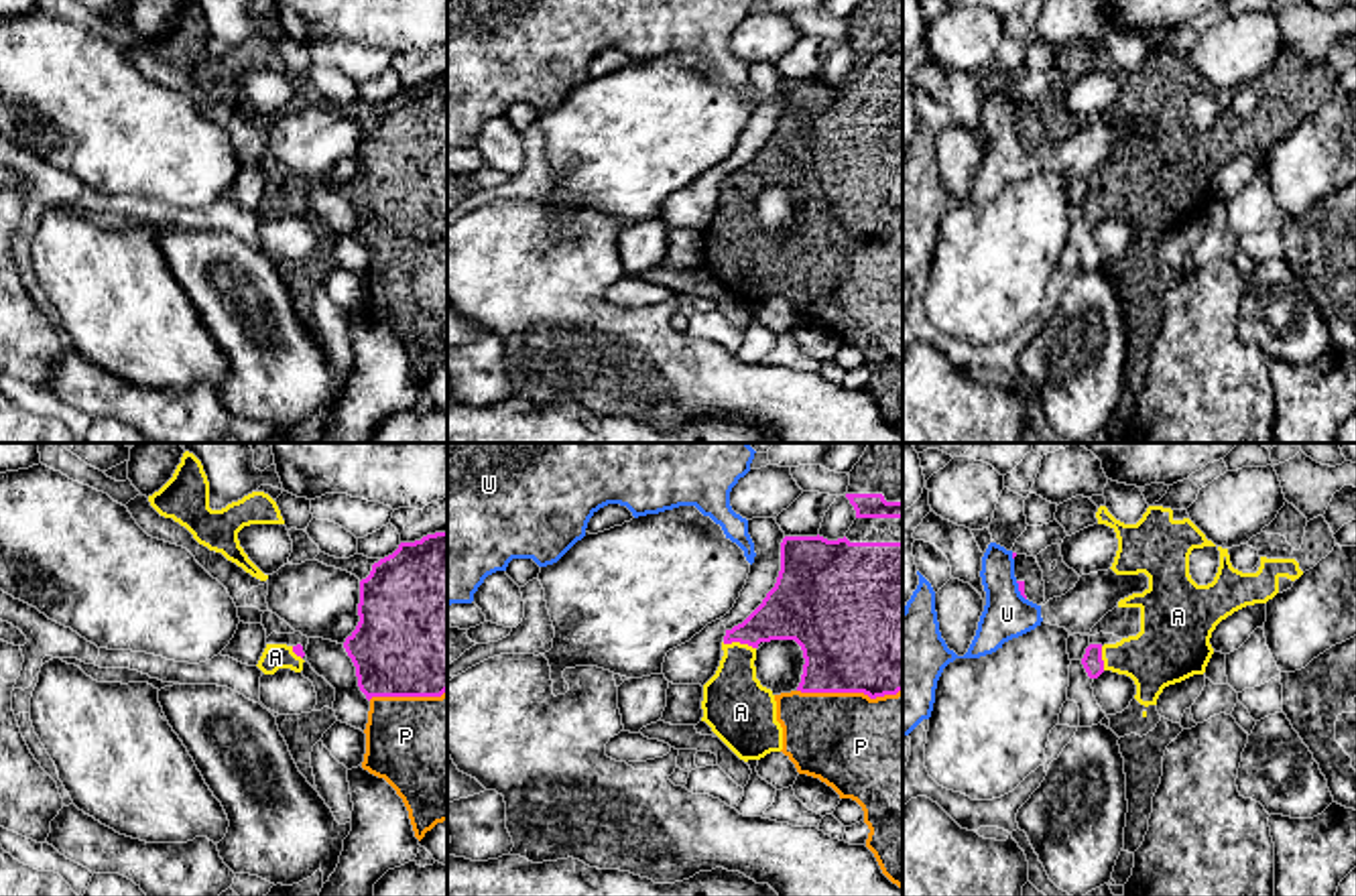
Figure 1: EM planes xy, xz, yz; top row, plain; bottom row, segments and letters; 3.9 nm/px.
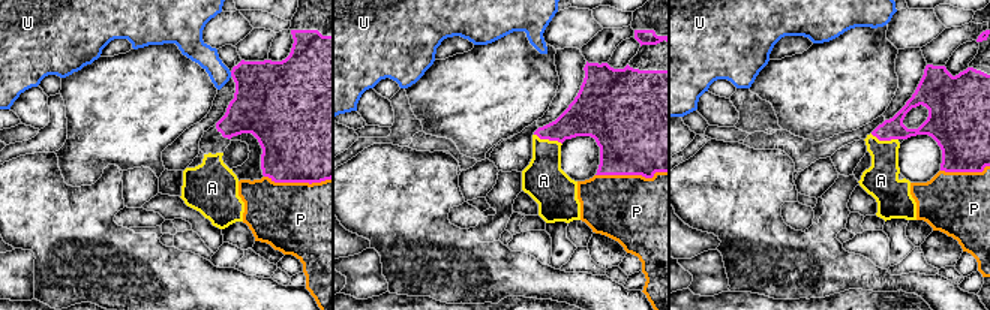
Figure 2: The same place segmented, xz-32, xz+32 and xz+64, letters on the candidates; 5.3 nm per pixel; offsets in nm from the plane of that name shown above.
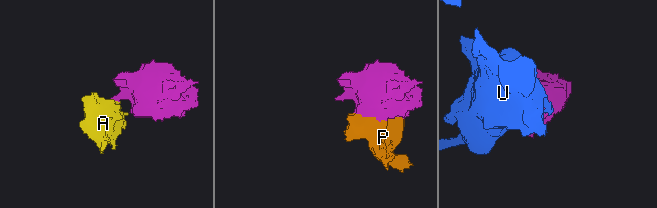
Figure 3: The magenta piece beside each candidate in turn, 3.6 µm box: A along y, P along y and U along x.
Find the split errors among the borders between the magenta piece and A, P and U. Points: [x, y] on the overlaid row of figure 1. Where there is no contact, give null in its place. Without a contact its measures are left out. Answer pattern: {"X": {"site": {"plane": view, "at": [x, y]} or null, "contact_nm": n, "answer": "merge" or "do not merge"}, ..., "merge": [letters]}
{"A": {"site": {"plane": "xz", "at": [738, 641]}, "contact_nm": 140, "answer": "merge"}, "P": {"site": {"plane": "xz", "at": [850, 691]}, "contact_nm": 420, "answer": "merge"}, "U": {"site": {"plane": "yz", "at": [1019, 590]}, "contact_nm": 90, "answer": "do not merge"}, "merge": ["A", "P"]}

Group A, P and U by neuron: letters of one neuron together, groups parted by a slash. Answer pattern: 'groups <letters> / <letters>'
groups A P / U

